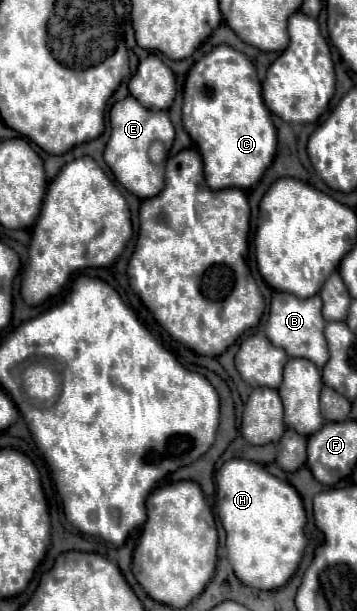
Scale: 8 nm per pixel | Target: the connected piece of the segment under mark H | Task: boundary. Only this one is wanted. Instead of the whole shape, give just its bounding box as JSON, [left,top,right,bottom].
[215,458,307,590]

